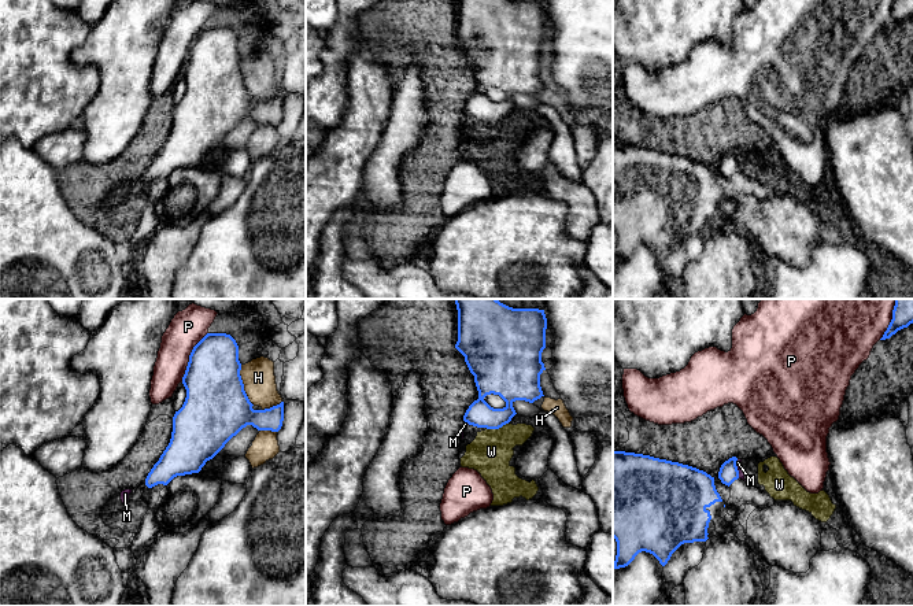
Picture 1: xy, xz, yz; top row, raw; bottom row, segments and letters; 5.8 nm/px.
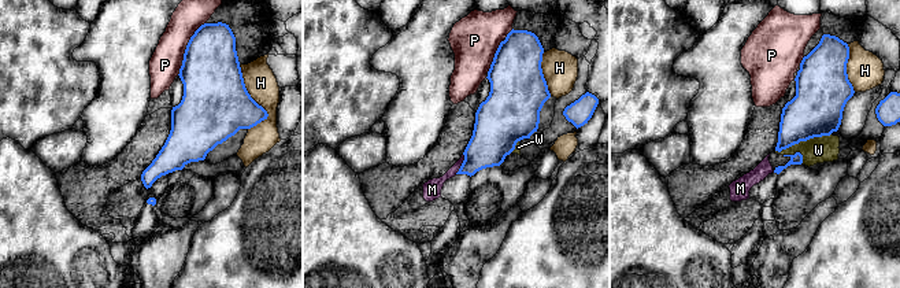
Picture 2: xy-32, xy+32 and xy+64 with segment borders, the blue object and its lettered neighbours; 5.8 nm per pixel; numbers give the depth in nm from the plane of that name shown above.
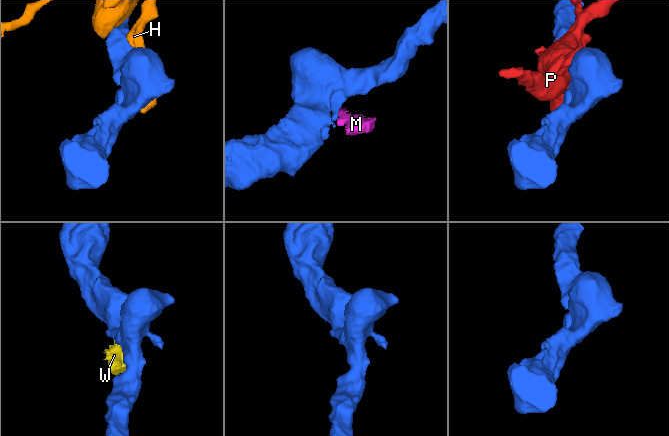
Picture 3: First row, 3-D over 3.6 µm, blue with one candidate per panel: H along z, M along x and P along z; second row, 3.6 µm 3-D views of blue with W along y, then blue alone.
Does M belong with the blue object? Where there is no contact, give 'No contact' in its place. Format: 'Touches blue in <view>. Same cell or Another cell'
Touches blue in yz. Another cell

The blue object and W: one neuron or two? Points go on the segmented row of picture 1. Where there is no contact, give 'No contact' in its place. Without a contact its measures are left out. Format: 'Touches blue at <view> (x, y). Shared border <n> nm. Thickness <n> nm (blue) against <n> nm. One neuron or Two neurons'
Touches blue at xz (496, 428). Shared border 130 nm. Thickness 160 nm (blue) against 240 nm. Two neurons

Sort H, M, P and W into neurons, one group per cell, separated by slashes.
H M W / P

